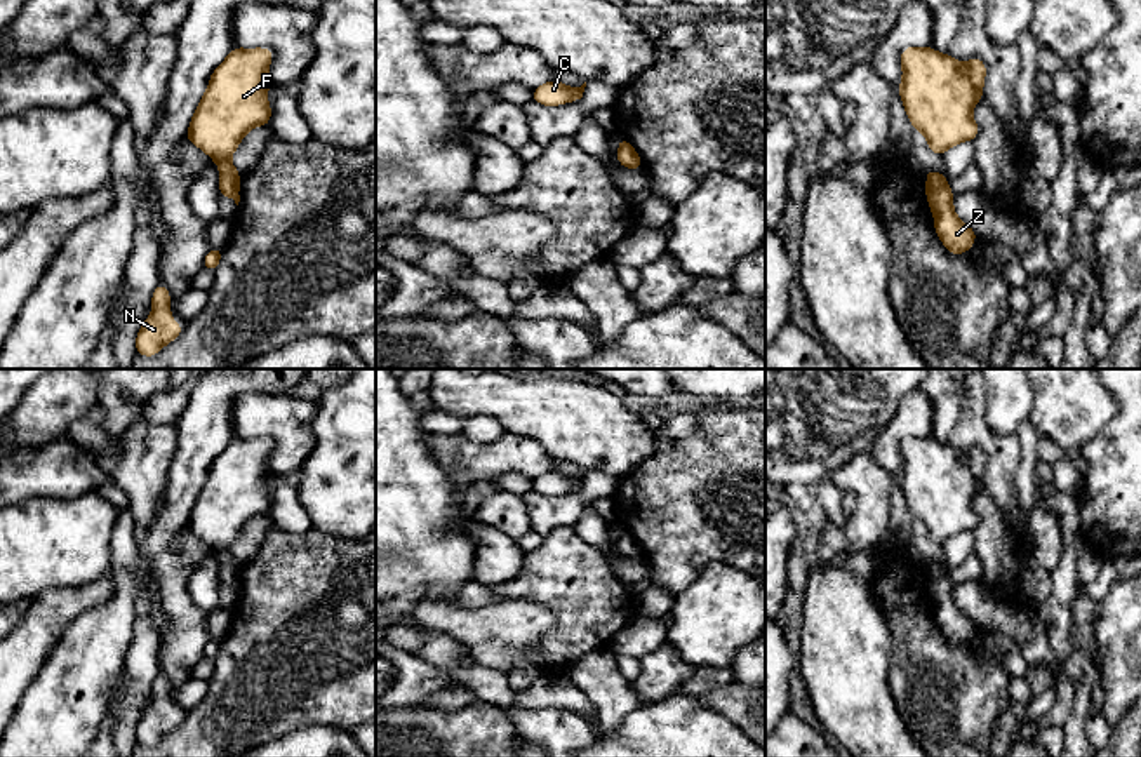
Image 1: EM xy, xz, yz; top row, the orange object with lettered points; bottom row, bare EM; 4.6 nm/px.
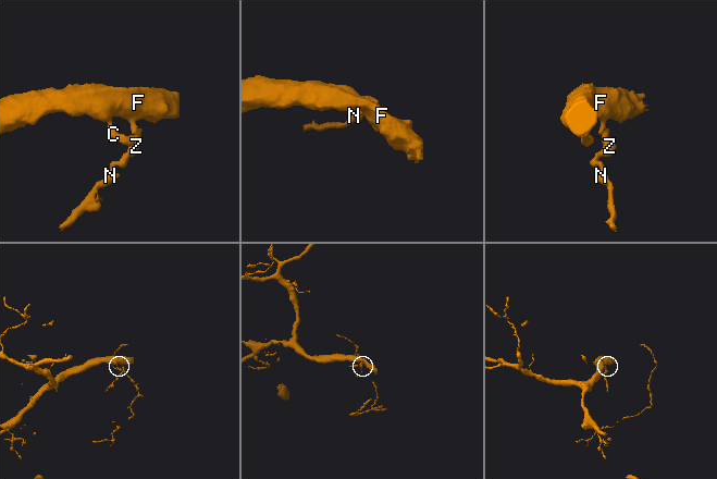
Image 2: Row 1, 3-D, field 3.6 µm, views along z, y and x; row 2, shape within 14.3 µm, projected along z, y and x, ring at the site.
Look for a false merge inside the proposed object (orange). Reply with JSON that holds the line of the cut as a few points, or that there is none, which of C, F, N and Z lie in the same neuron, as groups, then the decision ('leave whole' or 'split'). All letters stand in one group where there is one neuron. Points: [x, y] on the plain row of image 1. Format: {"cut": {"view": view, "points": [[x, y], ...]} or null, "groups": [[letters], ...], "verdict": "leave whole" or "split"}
{"cut": {"view": "yz", "points": [[947, 569], [927, 587]]}, "groups": [["C", "F"], ["N", "Z"]], "verdict": "split"}

